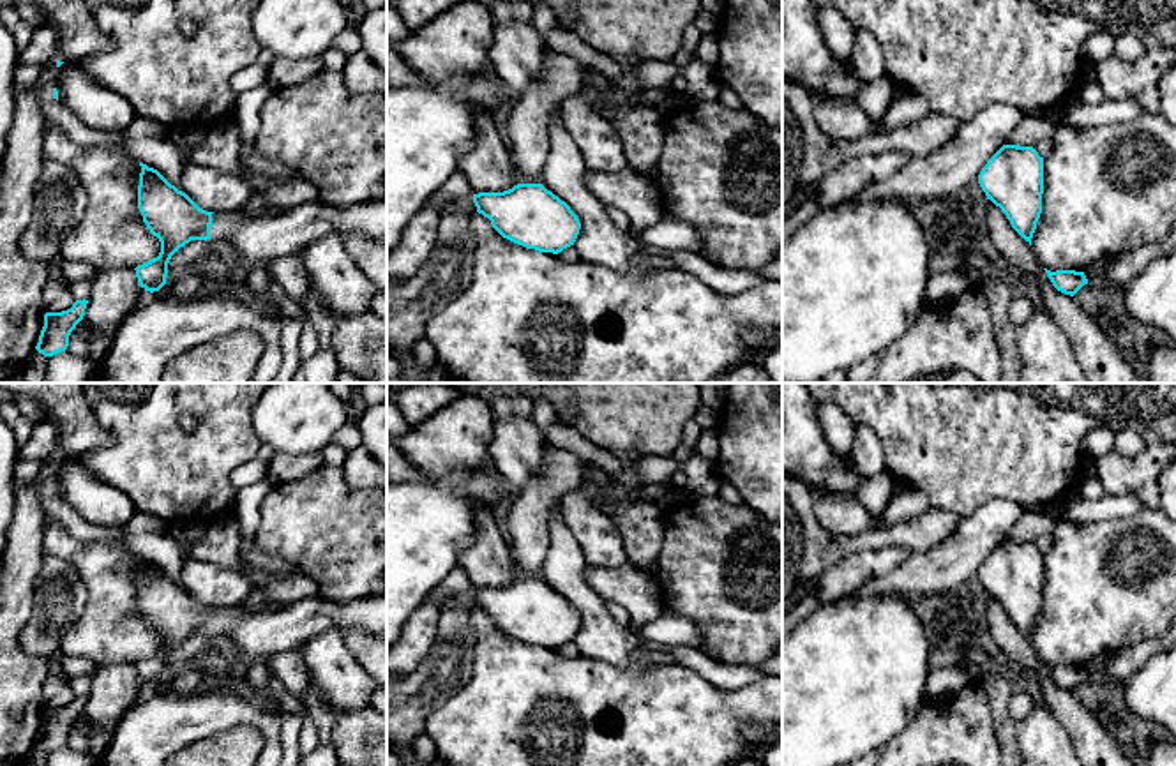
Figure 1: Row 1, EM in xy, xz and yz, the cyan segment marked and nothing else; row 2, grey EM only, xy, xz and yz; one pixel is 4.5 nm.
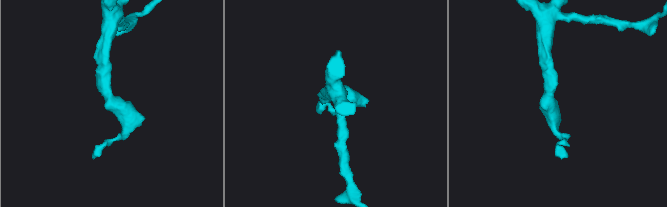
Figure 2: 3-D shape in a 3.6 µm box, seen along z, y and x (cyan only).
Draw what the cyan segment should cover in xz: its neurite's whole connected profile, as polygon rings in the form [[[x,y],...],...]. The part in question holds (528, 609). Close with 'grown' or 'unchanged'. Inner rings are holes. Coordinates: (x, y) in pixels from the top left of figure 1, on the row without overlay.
[[[542,579],[479,588],[473,590],[473,598],[503,634],[539,648],[562,648],[574,641],[581,625],[570,602]]] | unchanged

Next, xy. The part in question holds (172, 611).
[[[139,561],[138,604],[161,637],[159,651],[134,664],[150,688],[166,680],[171,651],[191,635],[228,637],[242,657],[256,658],[302,646],[328,628],[358,628],[387,642],[387,591],[343,604],[309,597],[284,607],[207,607],[157,565]]] | grown

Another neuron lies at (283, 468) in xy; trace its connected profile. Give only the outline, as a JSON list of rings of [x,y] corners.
[[[275,452],[267,471],[267,480],[270,482],[270,485],[295,482],[321,466],[325,466],[321,452],[300,455]]]

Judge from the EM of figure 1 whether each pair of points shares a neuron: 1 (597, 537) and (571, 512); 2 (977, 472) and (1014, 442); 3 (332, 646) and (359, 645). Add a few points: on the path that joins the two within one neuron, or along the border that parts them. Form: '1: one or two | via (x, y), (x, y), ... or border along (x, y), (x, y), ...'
1: one | via (590, 530), (578, 518)
2: one | via (986, 463), (1005, 443)
3: two | border along (338, 629), (368, 675)

